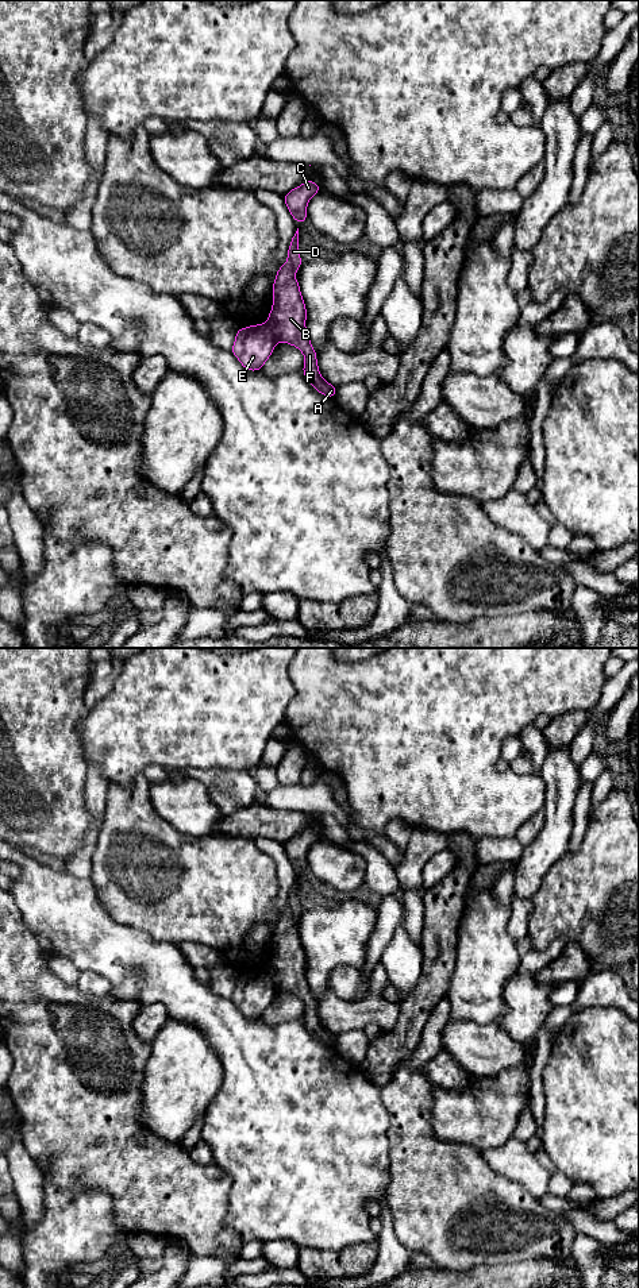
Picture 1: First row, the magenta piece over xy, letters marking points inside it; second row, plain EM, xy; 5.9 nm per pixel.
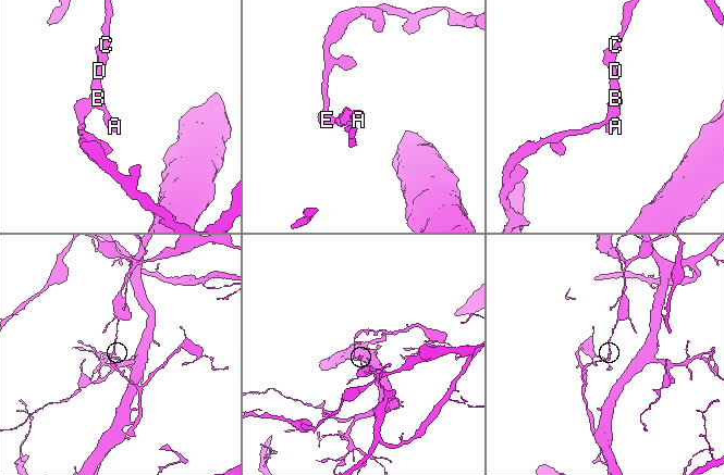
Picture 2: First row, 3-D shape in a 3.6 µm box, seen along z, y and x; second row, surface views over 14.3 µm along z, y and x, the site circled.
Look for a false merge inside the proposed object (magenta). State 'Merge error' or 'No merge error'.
Merge error

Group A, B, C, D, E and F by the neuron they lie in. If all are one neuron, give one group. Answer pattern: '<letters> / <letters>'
A B C D F / E

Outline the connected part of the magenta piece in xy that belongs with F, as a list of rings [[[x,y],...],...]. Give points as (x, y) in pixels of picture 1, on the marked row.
[[[297,228],[289,244],[288,261],[284,266],[280,266],[273,284],[273,308],[266,324],[276,342],[289,343],[304,354],[303,373],[307,381],[323,396],[334,398],[338,386],[332,386],[322,378],[316,351],[305,328],[307,309],[299,282],[295,278],[296,270],[301,265]]]

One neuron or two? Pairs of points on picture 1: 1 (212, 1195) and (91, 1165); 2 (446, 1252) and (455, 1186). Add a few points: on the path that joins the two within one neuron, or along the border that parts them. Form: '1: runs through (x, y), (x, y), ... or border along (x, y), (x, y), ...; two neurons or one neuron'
1: runs through (183, 1195), (160, 1190), (134, 1165), (120, 1165); one neuron
2: runs through (446, 1236), (447, 1202); one neuron

